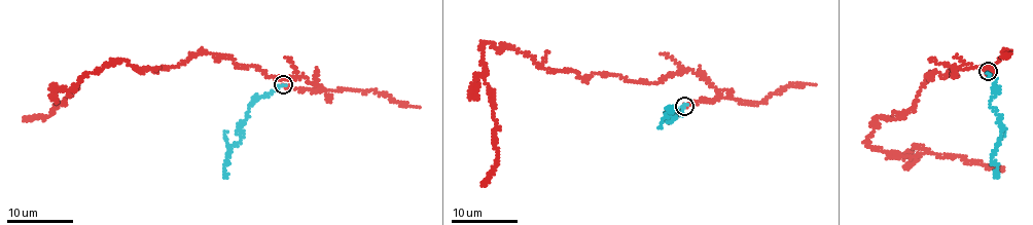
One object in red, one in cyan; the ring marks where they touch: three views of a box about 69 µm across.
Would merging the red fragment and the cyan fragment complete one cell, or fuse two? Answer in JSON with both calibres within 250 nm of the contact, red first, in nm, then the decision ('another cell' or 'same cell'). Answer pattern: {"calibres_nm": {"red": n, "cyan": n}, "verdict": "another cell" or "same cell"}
{"calibres_nm": {"red": 200, "cyan": 190}, "verdict": "another cell"}

